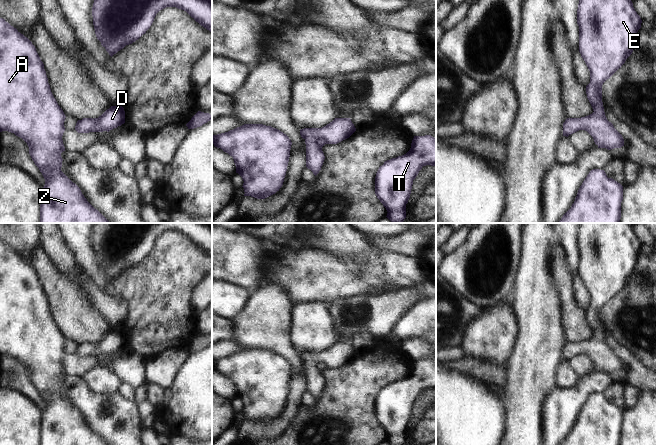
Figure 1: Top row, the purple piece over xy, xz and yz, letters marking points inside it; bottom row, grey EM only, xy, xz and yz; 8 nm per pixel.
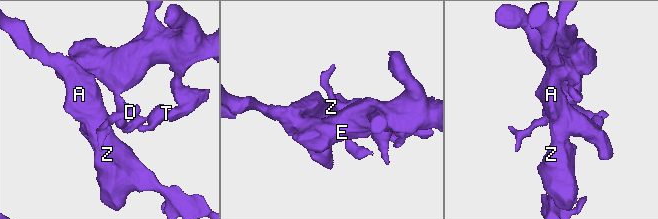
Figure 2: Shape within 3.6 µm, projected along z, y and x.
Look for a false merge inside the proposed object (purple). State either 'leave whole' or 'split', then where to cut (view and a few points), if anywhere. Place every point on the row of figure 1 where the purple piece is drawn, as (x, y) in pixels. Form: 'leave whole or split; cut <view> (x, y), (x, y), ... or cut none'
leave whole; cut none

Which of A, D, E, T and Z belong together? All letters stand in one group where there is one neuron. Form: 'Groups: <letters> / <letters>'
Groups: A D E T Z

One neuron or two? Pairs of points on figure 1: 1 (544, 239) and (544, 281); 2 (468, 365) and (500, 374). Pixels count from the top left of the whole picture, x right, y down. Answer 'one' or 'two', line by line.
1: one
2: one

